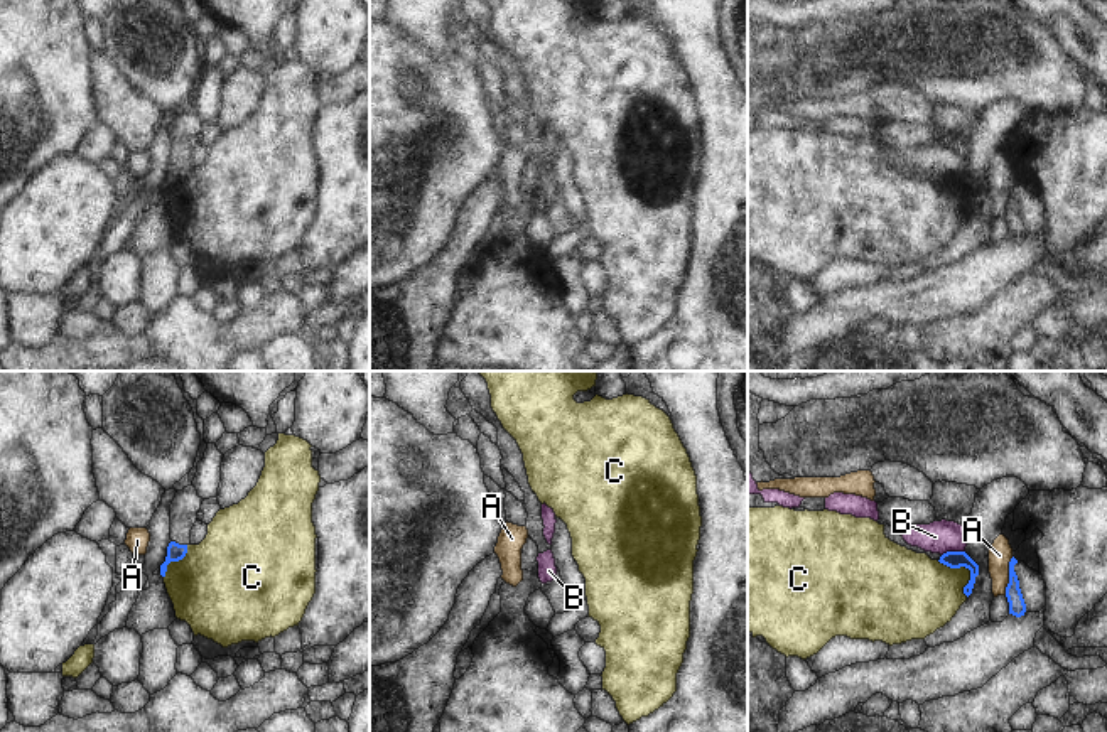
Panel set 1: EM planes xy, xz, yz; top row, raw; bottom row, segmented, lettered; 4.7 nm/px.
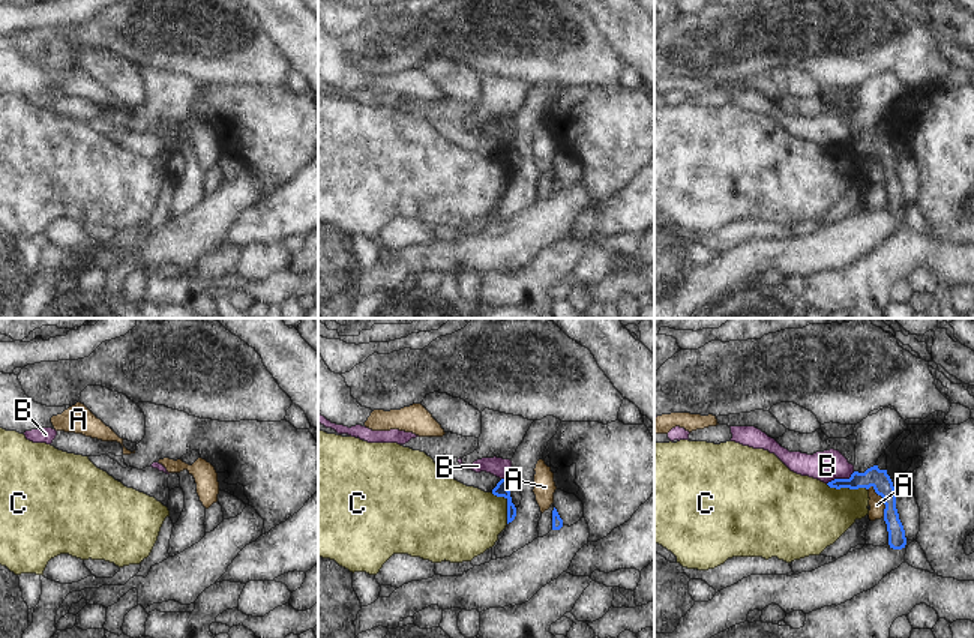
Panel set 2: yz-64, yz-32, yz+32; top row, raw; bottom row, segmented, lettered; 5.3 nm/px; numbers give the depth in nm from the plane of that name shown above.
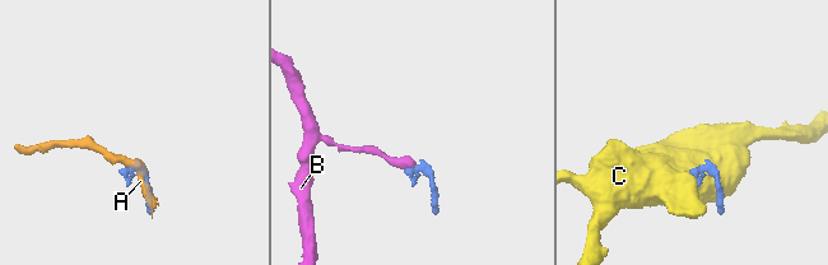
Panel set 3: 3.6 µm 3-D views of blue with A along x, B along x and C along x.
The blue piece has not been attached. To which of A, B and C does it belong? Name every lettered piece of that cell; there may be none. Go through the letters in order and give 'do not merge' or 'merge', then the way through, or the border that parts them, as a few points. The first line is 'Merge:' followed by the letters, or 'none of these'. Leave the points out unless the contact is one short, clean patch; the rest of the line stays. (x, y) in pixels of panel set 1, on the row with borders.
Merge: none of these
A: do not merge; border yz (1013, 557), (1004, 594)
B: do not merge; border yz (964, 550), (947, 550), (942, 555)
C: do not merge; border yz (937, 560), (969, 570), (969, 582), (964, 587), (967, 596)

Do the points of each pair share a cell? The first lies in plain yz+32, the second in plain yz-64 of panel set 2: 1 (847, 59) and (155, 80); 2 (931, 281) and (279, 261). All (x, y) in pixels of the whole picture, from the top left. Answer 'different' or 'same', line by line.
1: different
2: same

